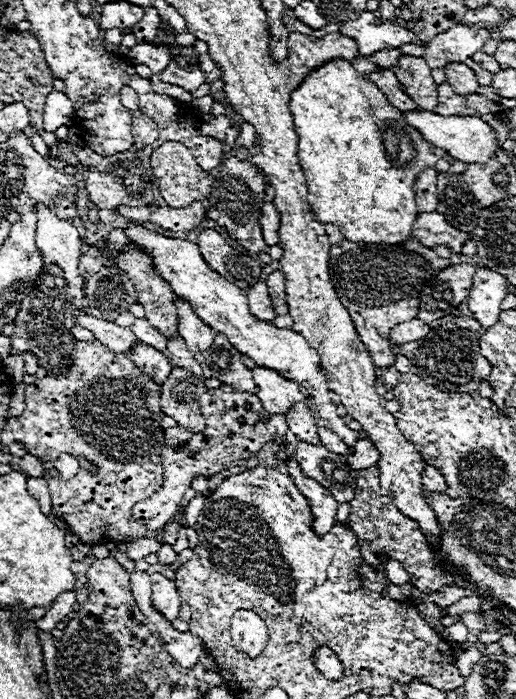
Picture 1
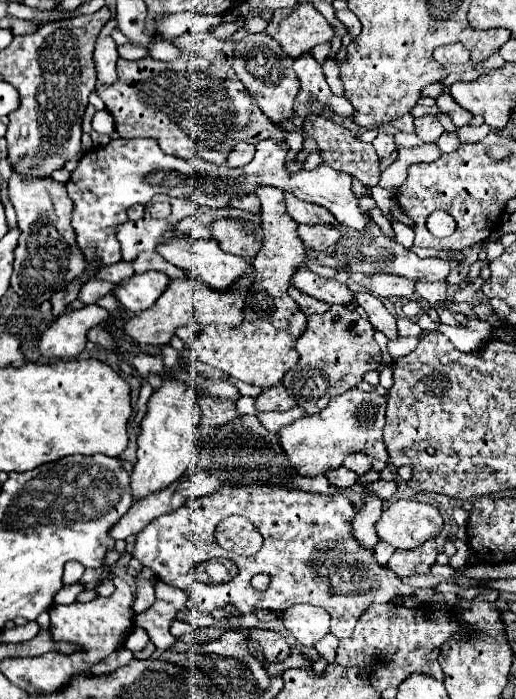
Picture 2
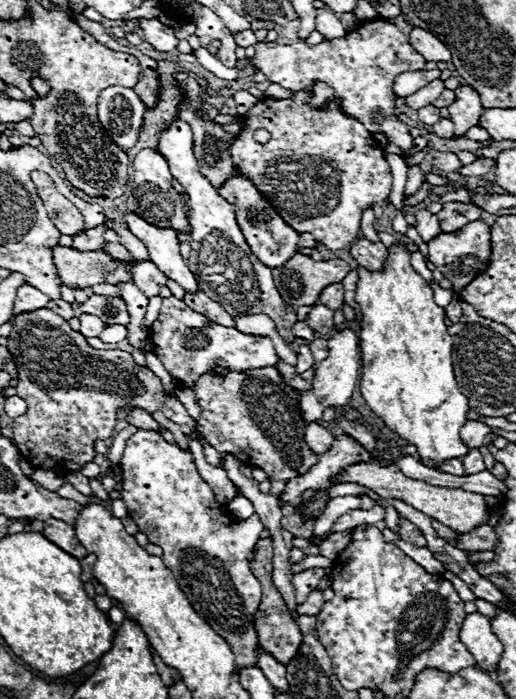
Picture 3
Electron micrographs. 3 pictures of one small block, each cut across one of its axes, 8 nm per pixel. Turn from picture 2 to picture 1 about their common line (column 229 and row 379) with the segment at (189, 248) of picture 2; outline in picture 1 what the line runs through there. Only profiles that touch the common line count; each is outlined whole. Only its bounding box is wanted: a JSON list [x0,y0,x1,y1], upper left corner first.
[252,366,308,414]

